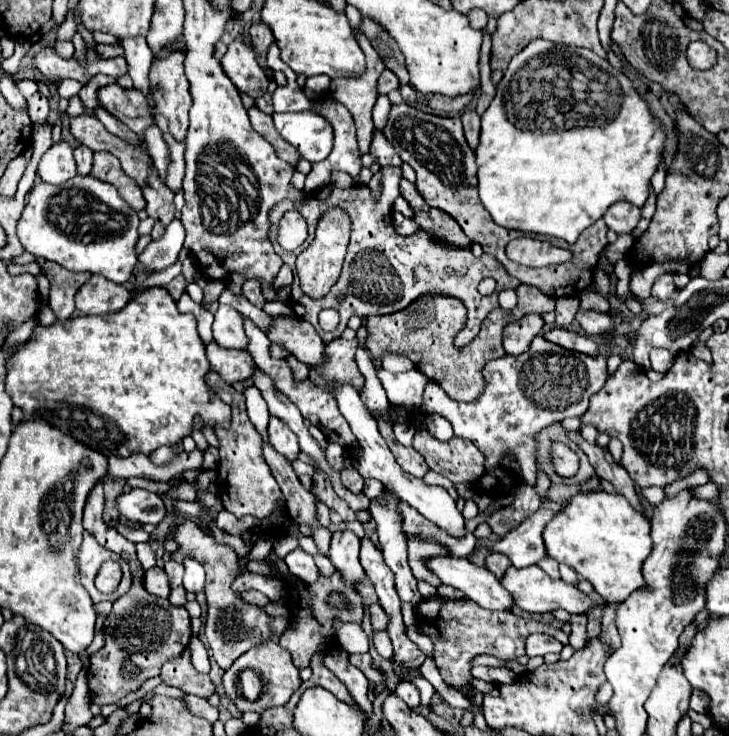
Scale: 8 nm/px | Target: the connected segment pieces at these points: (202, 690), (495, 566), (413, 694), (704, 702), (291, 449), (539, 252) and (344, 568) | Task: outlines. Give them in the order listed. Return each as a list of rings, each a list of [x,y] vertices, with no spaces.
[[[188,648],[178,658],[172,658],[162,666],[162,678],[166,684],[182,688],[186,694],[194,694],[200,698],[210,698],[216,690],[208,674],[200,674],[194,670]]]
[[[492,552],[492,554],[486,558],[486,568],[488,568],[496,578],[502,578],[508,566],[510,566],[510,560],[508,560],[504,554],[500,554],[500,552]]]
[[[398,684],[398,688],[396,688],[396,694],[410,706],[410,708],[416,708],[418,704],[420,704],[420,692],[418,692],[418,688],[414,686],[414,684]]]
[[[693,689],[690,697],[689,706],[691,709],[698,713],[706,714],[709,707],[709,698],[703,692],[697,689]]]
[[[270,416],[268,434],[270,434],[270,444],[278,452],[282,452],[288,460],[296,460],[296,454],[300,452],[298,450],[298,438],[296,438],[296,434],[292,430],[288,430],[288,426],[282,420]]]
[[[516,238],[506,246],[506,254],[510,260],[522,264],[522,266],[550,266],[550,264],[562,264],[570,260],[570,252],[556,248],[548,242],[534,240],[534,238]]]
[[[352,530],[332,534],[328,558],[332,560],[334,568],[344,574],[346,584],[350,586],[356,586],[358,580],[366,576],[358,560],[358,550],[360,550],[360,538]]]

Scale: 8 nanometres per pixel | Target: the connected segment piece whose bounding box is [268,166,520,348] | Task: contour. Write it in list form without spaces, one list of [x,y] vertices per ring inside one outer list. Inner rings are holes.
[[[384,166],[382,168],[382,198],[380,202],[374,202],[370,198],[370,190],[368,186],[352,186],[348,190],[340,190],[336,186],[326,186],[322,188],[318,194],[310,194],[304,204],[292,204],[290,200],[282,200],[278,204],[274,204],[274,208],[270,210],[270,242],[274,246],[274,251],[286,264],[292,266],[292,270],[296,272],[294,260],[298,256],[300,250],[304,250],[314,236],[314,230],[318,226],[318,220],[322,218],[322,214],[330,208],[330,206],[344,206],[346,214],[350,216],[352,222],[352,232],[350,232],[350,242],[348,242],[348,252],[346,252],[346,260],[344,260],[344,268],[342,274],[336,282],[336,286],[332,286],[332,290],[320,298],[320,300],[312,300],[308,298],[302,288],[298,286],[298,282],[294,282],[294,312],[298,318],[308,320],[314,328],[320,326],[318,324],[318,312],[324,308],[334,308],[340,314],[340,322],[336,326],[336,330],[332,332],[322,332],[322,328],[318,328],[318,334],[322,336],[324,342],[334,340],[336,336],[342,336],[346,322],[350,316],[374,316],[374,314],[392,314],[398,310],[404,310],[406,306],[410,306],[414,300],[422,298],[422,296],[452,296],[462,300],[462,304],[468,310],[468,320],[464,330],[461,330],[455,340],[456,348],[466,346],[480,330],[482,320],[494,310],[498,308],[498,294],[504,288],[518,288],[520,280],[510,276],[504,266],[492,256],[492,254],[482,254],[480,258],[476,258],[470,250],[460,250],[460,248],[450,248],[444,246],[438,238],[434,238],[432,234],[425,231],[417,231],[413,236],[403,237],[394,230],[392,224],[392,204],[398,198],[398,182],[402,178],[402,170],[394,168],[394,166]],[[288,210],[298,210],[306,224],[308,224],[308,240],[294,252],[286,252],[278,246],[276,242],[276,230],[278,230],[278,220],[282,218],[284,212]],[[492,276],[498,286],[496,292],[492,296],[480,296],[476,286],[482,278]],[[344,294],[344,302],[338,302],[336,296]]]

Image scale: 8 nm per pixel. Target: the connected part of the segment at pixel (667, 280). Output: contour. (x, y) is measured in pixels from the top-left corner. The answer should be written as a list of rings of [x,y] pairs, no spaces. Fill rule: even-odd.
[[[660,274],[656,280],[654,280],[654,286],[652,286],[652,296],[666,302],[672,294],[674,294],[676,286],[672,282],[672,274]]]

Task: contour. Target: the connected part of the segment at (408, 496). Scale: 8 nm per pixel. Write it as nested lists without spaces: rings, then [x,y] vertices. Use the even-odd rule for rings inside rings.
[[[330,382],[330,388],[332,388],[332,394],[338,402],[338,410],[340,414],[346,418],[346,422],[350,424],[350,430],[352,434],[358,438],[360,446],[362,446],[362,458],[358,460],[360,464],[360,474],[364,478],[376,478],[380,480],[382,484],[390,486],[390,490],[394,490],[404,502],[408,502],[410,506],[414,506],[426,520],[430,520],[432,524],[436,524],[440,530],[444,530],[448,536],[452,538],[462,538],[466,536],[466,530],[464,530],[464,516],[460,514],[460,510],[456,508],[456,502],[452,500],[452,496],[440,488],[440,486],[428,486],[424,480],[404,472],[398,462],[392,458],[392,452],[390,448],[386,446],[384,438],[380,436],[378,432],[378,426],[376,426],[376,420],[372,418],[372,414],[368,412],[368,408],[364,406],[364,402],[360,400],[360,392],[352,386],[352,384],[338,384],[338,382]]]

